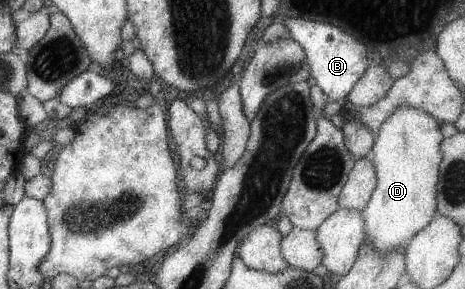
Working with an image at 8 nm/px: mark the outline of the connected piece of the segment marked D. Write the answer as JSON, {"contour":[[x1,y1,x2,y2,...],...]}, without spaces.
{"contour":[[400,105,386,117,375,134,369,156,374,165,377,181,367,205,361,210,361,215,364,219,364,241,370,241,379,253,395,249,407,242,436,214,438,165,442,158,439,144,444,138,439,127,440,123,426,111]]}

